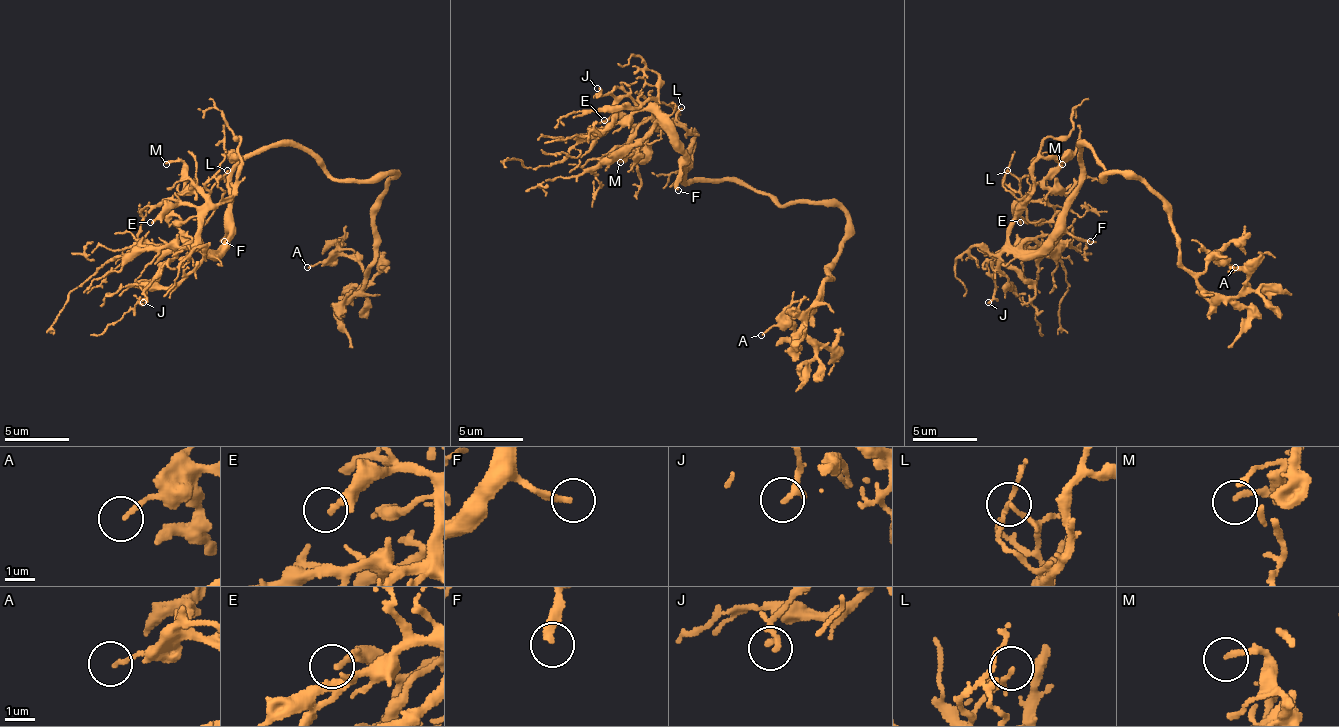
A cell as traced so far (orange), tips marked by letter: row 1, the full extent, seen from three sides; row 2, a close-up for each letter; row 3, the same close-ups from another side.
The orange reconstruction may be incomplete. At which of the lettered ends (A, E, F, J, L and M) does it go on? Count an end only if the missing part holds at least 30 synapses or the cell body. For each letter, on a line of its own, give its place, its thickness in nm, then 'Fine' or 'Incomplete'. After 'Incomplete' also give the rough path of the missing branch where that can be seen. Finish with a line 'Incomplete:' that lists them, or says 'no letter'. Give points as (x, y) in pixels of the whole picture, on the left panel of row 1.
A: Place: (307, 267). Thickness 140 nm. Fine
E: Place: (150, 222). Thickness 240 nm. Fine
F: Place: (224, 241). Thickness 240 nm. Incomplete. Course of what is missing: (224, 241), (256, 235), (326, 279), (361, 260), (288, 350), (297, 388), (275, 408), (249, 404)
J: Place: (143, 302). Thickness 200 nm. Fine
L: Place: (227, 170). Thickness 80 nm. Fine
M: Place: (166, 164). Thickness 180 nm. Fine
Incomplete: F

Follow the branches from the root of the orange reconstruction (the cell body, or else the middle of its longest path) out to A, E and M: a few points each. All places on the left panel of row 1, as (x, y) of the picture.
A: (284, 145), (307, 151), (339, 180), (393, 174), (374, 206), (371, 267), (365, 273), (349, 257), (307, 267)
E: (284, 145), (256, 148), (233, 170), (230, 235), (214, 251), (198, 238), (191, 206), (169, 206), (150, 222)
M: (284, 145), (256, 148), (233, 170), (230, 235), (214, 251), (198, 238), (204, 196), (179, 161), (166, 164)

